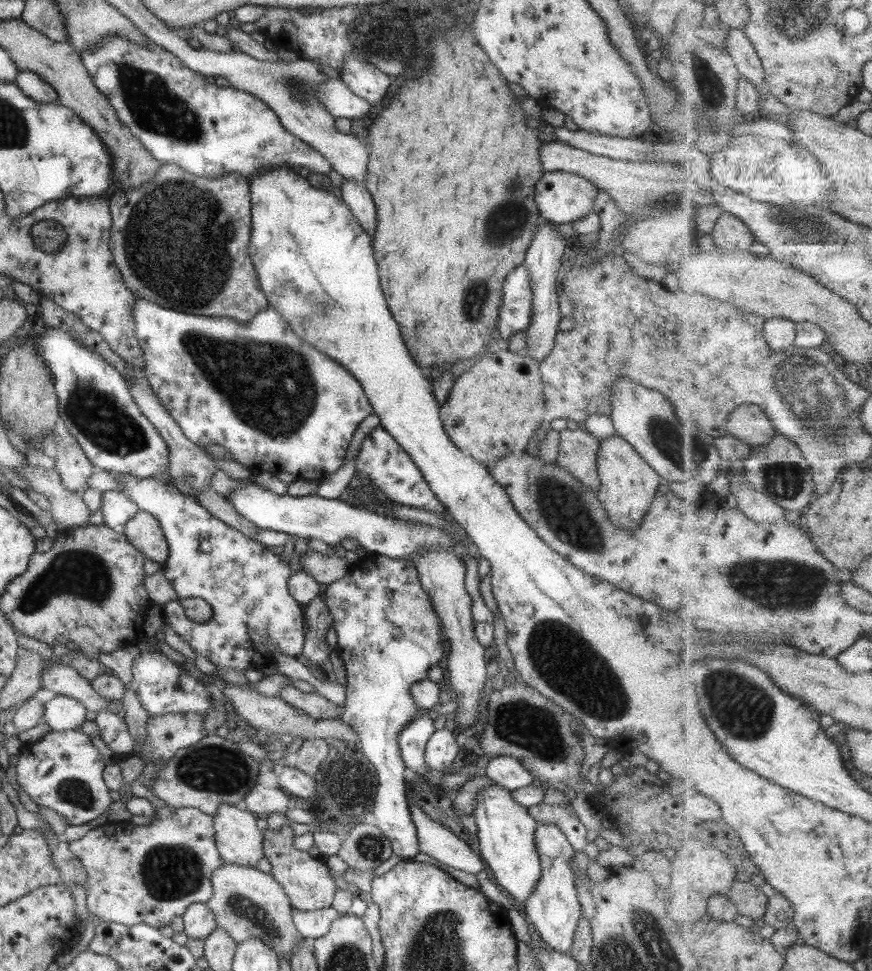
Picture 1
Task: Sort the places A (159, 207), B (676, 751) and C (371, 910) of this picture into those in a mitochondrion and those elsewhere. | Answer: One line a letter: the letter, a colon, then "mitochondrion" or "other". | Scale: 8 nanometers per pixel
A: mitochondrion
B: other
C: other

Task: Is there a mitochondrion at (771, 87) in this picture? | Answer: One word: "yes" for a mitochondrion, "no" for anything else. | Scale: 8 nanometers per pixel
no

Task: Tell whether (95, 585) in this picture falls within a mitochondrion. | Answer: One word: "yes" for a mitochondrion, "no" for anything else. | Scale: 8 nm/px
yes

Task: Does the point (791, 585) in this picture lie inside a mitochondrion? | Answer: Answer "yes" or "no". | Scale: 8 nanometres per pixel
yes

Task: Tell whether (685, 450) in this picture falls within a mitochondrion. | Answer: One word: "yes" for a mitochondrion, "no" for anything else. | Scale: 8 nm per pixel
yes

